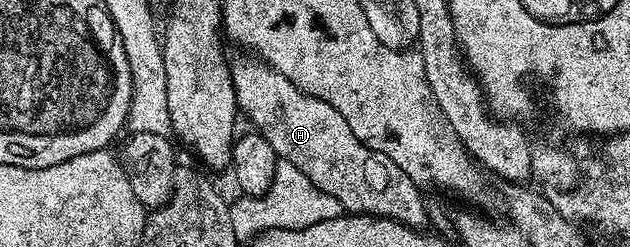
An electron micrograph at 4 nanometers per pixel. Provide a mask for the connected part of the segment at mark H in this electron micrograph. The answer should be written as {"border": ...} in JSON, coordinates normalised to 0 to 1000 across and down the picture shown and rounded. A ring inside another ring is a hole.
{"border":[[[370,227],[365,247],[375,437],[386,470],[387,457],[394,470],[394,490],[400,502],[395,510],[414,538],[429,595],[435,595],[443,648],[467,660],[467,676],[478,684],[492,741],[517,773],[517,789],[530,789],[530,806],[537,806],[543,846],[554,866],[617,879],[621,895],[648,911],[662,935],[678,915],[673,911],[679,895],[679,846],[673,834],[675,785],[665,749],[654,737],[651,709],[644,709],[644,692],[638,692],[638,676],[625,660],[625,644],[613,644],[613,628],[581,595],[568,563],[568,547],[556,530],[556,498],[549,498],[549,482],[537,466],[537,449],[530,449],[524,417],[479,372],[465,316],[448,304],[440,279],[430,279],[405,227],[387,227],[394,231]]]}

